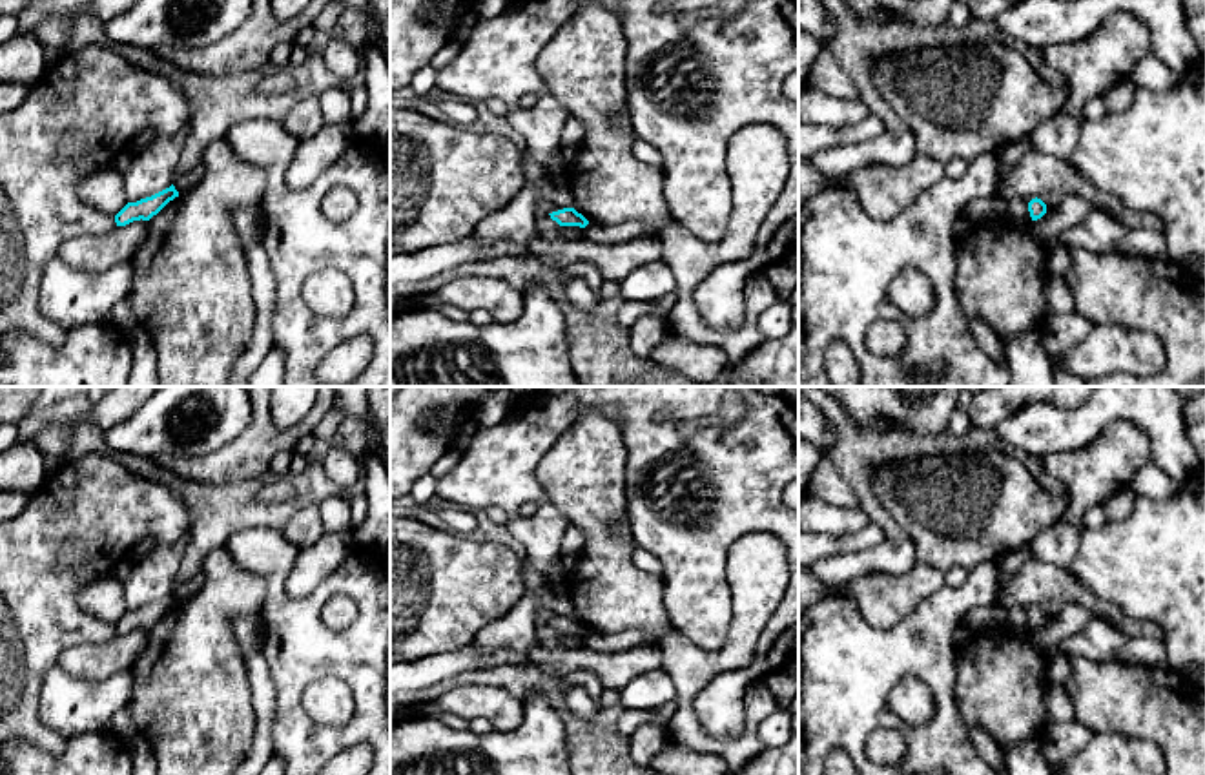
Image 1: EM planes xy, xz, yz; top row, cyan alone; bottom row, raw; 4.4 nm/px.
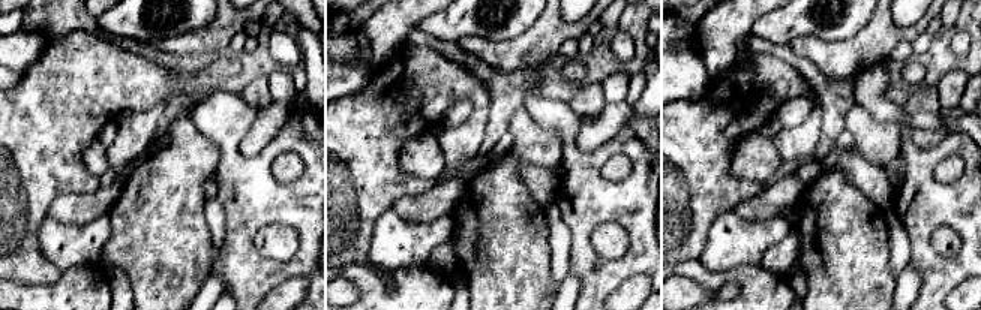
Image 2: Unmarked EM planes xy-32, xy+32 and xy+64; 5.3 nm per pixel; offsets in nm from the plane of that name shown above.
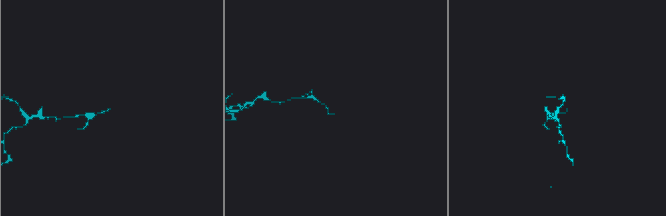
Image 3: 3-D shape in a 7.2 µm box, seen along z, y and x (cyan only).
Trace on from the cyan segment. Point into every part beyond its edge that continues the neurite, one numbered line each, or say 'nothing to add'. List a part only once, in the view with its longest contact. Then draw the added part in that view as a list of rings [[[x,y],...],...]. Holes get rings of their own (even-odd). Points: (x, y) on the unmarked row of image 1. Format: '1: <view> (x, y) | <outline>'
nothing to add

